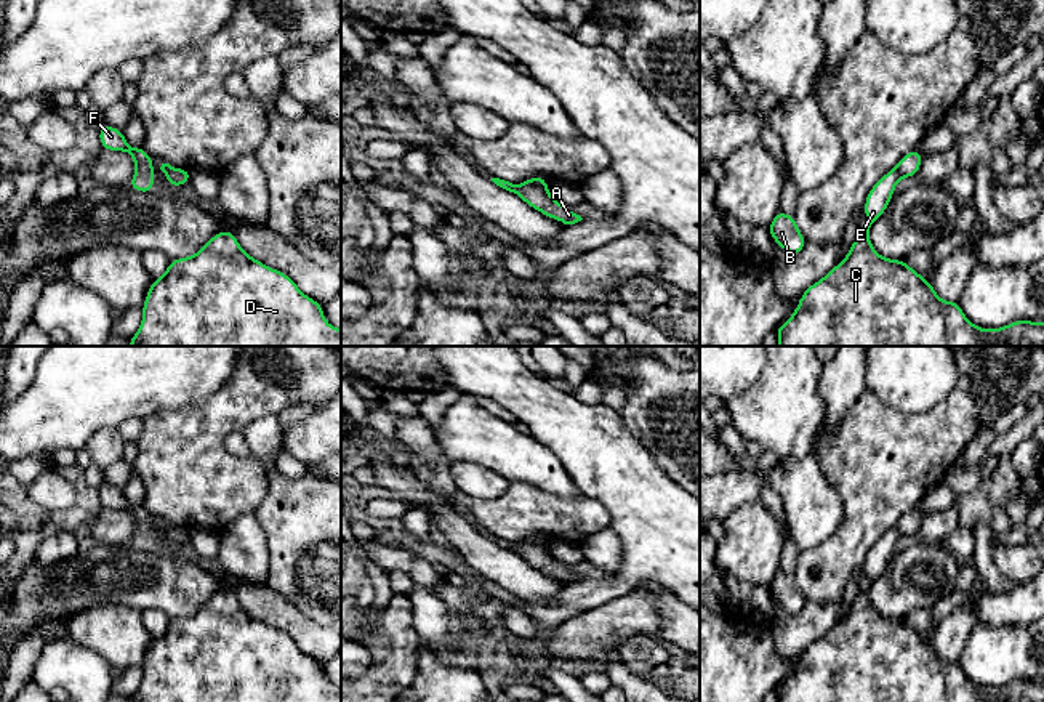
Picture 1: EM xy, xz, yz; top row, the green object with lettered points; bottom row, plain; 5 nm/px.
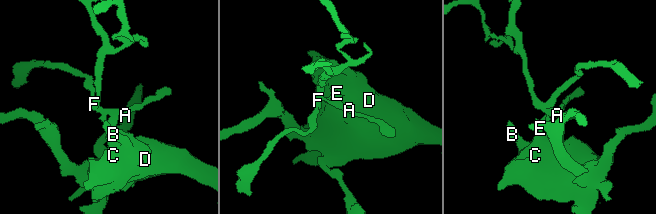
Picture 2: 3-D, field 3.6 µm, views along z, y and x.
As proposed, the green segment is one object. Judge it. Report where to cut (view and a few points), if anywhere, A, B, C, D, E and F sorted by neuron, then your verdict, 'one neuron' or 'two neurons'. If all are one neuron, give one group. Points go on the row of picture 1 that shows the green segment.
cut xz (526, 181), (535, 186), (546, 186); groups A F / B C D E; two neurons

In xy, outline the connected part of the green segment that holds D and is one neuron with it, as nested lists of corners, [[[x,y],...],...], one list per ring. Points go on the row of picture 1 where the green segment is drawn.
[[[219,231],[195,255],[170,260],[167,271],[152,280],[143,305],[143,322],[130,338],[128,346],[341,346],[341,329],[325,321],[322,303],[306,297],[291,277],[250,256],[232,231]]]

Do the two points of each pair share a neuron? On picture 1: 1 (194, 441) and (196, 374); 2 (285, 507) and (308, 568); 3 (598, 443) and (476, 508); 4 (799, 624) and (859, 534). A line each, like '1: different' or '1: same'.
1: different
2: same
3: different
4: different

